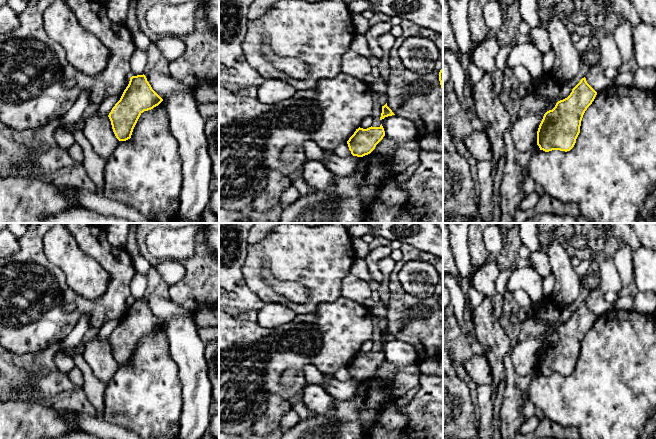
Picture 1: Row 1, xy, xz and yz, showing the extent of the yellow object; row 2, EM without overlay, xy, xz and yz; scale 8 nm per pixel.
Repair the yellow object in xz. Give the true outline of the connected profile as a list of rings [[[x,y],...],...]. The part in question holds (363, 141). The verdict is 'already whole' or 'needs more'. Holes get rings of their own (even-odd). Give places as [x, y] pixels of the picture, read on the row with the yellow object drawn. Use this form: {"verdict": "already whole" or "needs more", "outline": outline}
{"verdict": "already whole", "outline": [[[382,124],[379,127],[371,126],[367,129],[359,127],[349,138],[347,144],[353,156],[363,157],[370,154],[384,136]]]}

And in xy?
{"verdict": "already whole", "outline": [[[144,74],[132,76],[120,100],[108,115],[116,138],[119,141],[130,139],[140,115],[162,101]]]}

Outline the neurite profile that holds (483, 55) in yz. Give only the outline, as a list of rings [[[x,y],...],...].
[[[493,33],[491,37],[474,47],[471,55],[472,62],[491,75],[493,90],[497,95],[502,92],[504,78],[503,72],[495,64],[500,48],[500,41]]]

